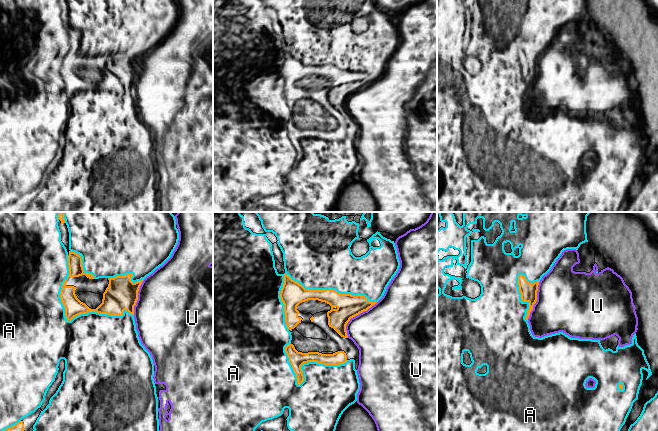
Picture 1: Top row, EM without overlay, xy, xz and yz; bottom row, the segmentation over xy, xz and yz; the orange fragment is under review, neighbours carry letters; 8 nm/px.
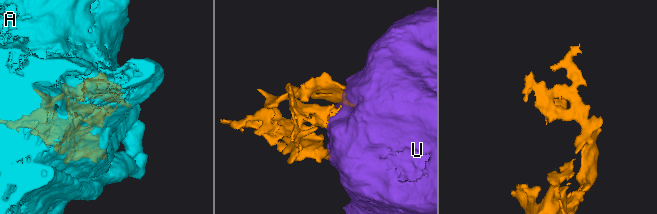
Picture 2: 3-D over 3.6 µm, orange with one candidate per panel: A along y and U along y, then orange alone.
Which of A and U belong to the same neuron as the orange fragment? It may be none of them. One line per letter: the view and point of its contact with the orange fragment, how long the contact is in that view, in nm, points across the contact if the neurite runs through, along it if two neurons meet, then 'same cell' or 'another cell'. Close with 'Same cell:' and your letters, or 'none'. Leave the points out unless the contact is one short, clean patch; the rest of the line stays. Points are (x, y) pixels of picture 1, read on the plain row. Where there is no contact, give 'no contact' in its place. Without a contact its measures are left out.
A: xz (322, 66) | 800 nm | same cell
U: xz (354, 92) | 380 nm | another cell
Same cell: A

